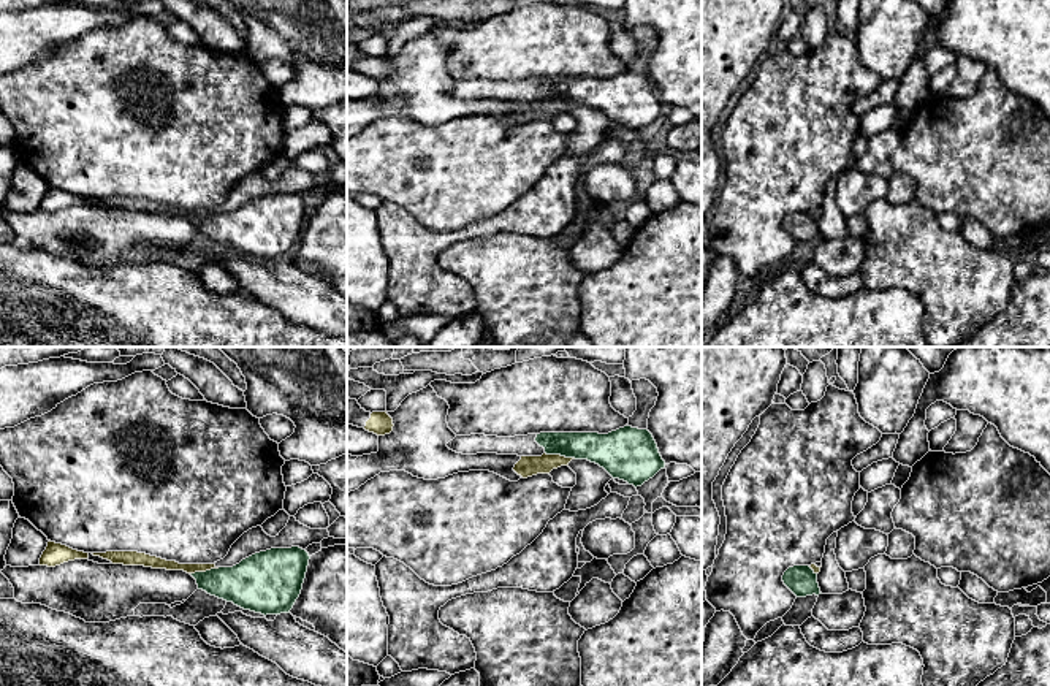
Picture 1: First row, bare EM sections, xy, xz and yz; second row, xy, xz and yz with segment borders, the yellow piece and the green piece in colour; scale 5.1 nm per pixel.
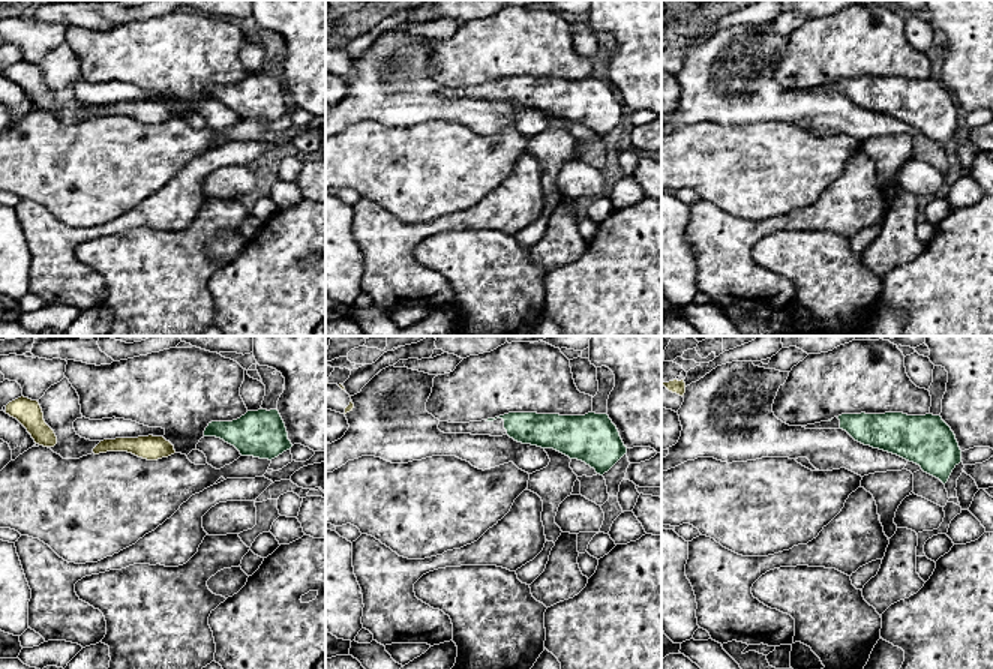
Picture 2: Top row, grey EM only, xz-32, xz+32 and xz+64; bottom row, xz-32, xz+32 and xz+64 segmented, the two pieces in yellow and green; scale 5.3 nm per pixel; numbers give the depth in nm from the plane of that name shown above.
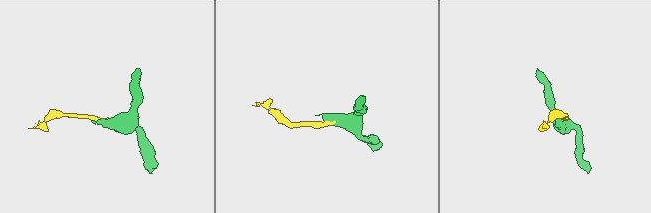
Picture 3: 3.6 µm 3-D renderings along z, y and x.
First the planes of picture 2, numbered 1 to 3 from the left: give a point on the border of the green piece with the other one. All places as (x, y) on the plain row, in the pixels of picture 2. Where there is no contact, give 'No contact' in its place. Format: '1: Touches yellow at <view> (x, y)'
1: No contact
2: No contact
3: No contact

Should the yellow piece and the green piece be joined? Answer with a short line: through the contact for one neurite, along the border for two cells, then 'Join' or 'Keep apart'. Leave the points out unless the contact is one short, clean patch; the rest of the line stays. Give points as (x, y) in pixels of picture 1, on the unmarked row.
Line: xz (545, 97), (575, 103). Keep apart

